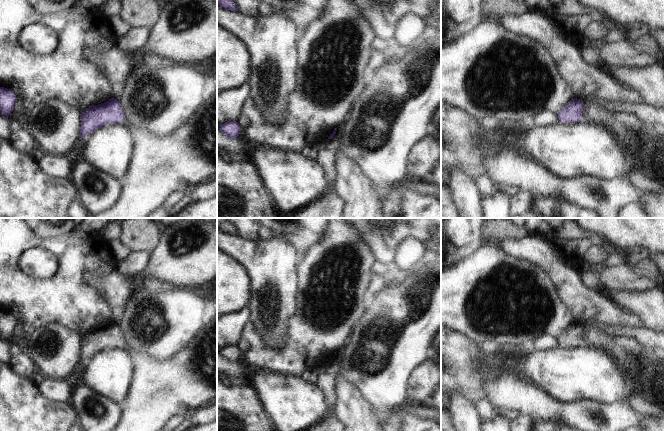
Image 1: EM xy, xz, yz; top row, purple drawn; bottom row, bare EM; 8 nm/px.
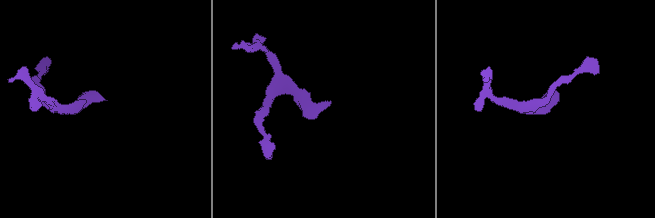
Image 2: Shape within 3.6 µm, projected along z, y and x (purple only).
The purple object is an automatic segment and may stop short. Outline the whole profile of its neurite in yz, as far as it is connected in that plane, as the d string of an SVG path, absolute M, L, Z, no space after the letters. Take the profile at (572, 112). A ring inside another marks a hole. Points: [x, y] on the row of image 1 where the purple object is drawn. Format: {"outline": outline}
{"outline": "M572 98L557 115L559 121L564 123L577 123L583 114L582 99Z"}

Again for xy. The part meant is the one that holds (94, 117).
{"outline": "M217 86L209 98L204 100L179 128L165 137L130 126L124 120L118 98L113 97L81 112L79 140L108 123L119 123L131 131L134 138L133 156L116 203L106 211L89 218L146 218L162 206L171 193L217 178Z"}

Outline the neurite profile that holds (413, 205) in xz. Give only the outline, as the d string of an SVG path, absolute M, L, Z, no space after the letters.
M406 191L399 218L441 218L441 201L437 196L421 196Z

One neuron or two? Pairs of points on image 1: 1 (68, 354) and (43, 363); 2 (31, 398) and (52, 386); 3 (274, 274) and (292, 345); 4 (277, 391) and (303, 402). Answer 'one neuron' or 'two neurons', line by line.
1: one neuron
2: two neurons
3: two neurons
4: one neuron

